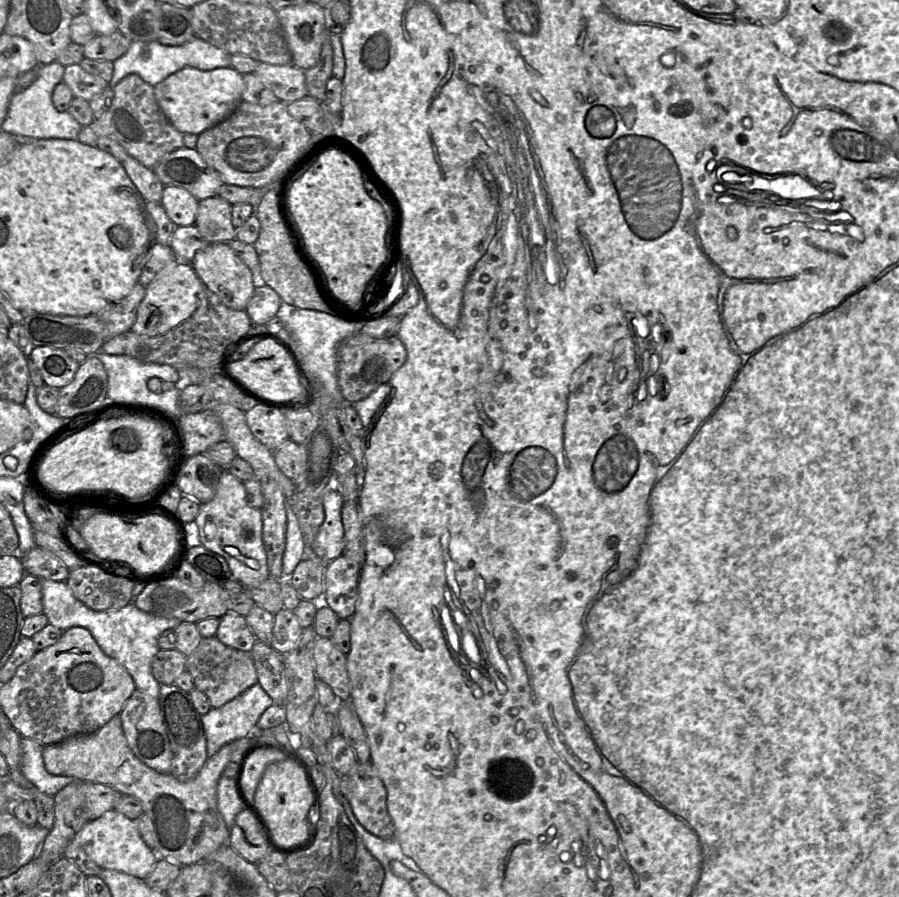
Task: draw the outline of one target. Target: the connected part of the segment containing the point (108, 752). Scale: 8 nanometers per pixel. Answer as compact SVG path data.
M116 715L94 733L45 745L43 761L46 771L52 775L103 784L120 794L138 799L144 815L152 823L156 849L166 860L187 866L202 862L209 854L228 843L230 829L217 806L218 781L229 763L237 763L243 754L262 743L254 732L230 742L208 758L194 778L181 782L170 773L156 772L135 757L124 736L120 716Z

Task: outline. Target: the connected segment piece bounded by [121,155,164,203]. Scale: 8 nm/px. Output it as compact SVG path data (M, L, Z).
M130 155L121 164L141 196L147 202L153 201L161 203L164 184L152 169L144 166Z

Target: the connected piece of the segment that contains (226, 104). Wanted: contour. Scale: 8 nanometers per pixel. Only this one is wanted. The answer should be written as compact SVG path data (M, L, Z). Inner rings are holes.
M186 66L154 86L157 103L171 124L182 134L200 134L228 117L242 101L243 75L233 67L200 70Z

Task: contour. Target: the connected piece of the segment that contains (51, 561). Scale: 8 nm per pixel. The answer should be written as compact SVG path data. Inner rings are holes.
M34 547L20 556L26 574L41 579L65 582L70 570L50 551Z

